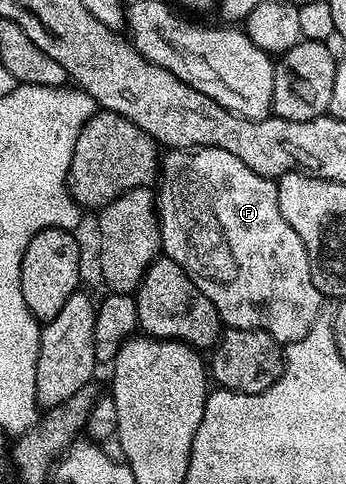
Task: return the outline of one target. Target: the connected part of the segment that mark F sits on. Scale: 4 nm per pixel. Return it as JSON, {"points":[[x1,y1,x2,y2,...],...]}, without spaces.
{"points":[[191,146,189,150,169,149,165,154,168,155,165,158,163,155,158,166,160,190,158,189,156,199,156,208,160,215,160,249,163,257,174,260,188,273,192,283,202,292,202,296,206,296,206,300,210,300,210,304,214,304,221,323,225,327,233,330,261,330,269,334,275,342,281,344,302,340,302,336,306,336,306,332,310,332,314,320,322,313,322,306,320,306,322,296,310,276,310,260,306,256,306,248,302,244,302,240,298,240,298,232,294,232,294,228,290,228,290,224,286,224,286,216,282,216,282,212,278,208,276,182,246,168,246,164,242,164,242,160,238,160,238,156,233,156,232,153,226,152,222,148]]}

